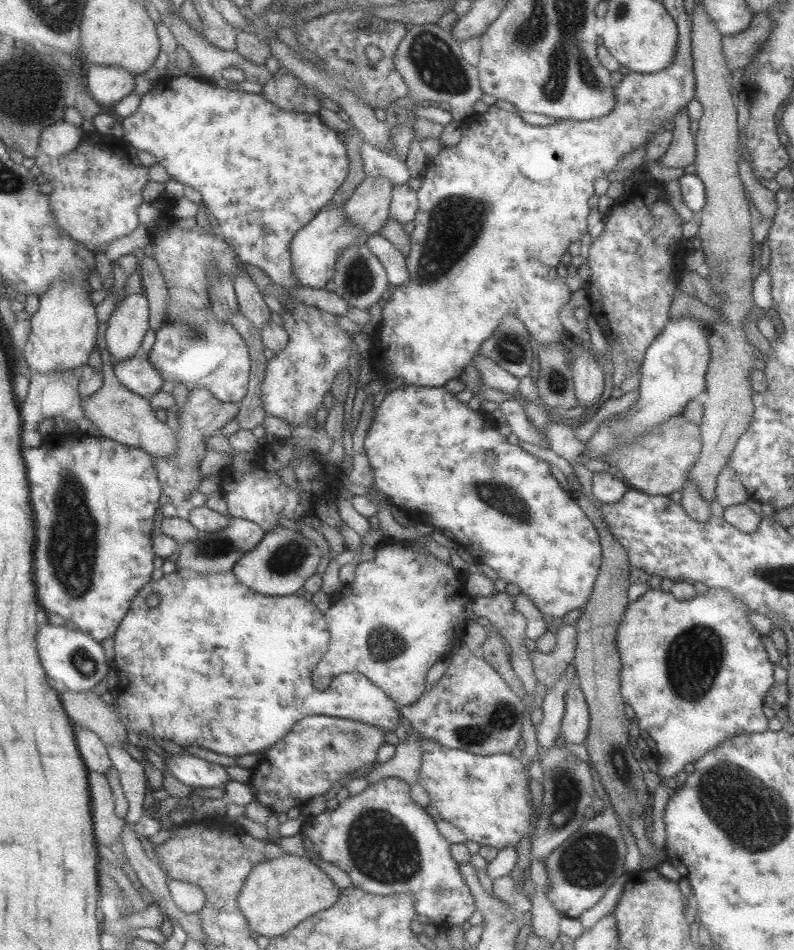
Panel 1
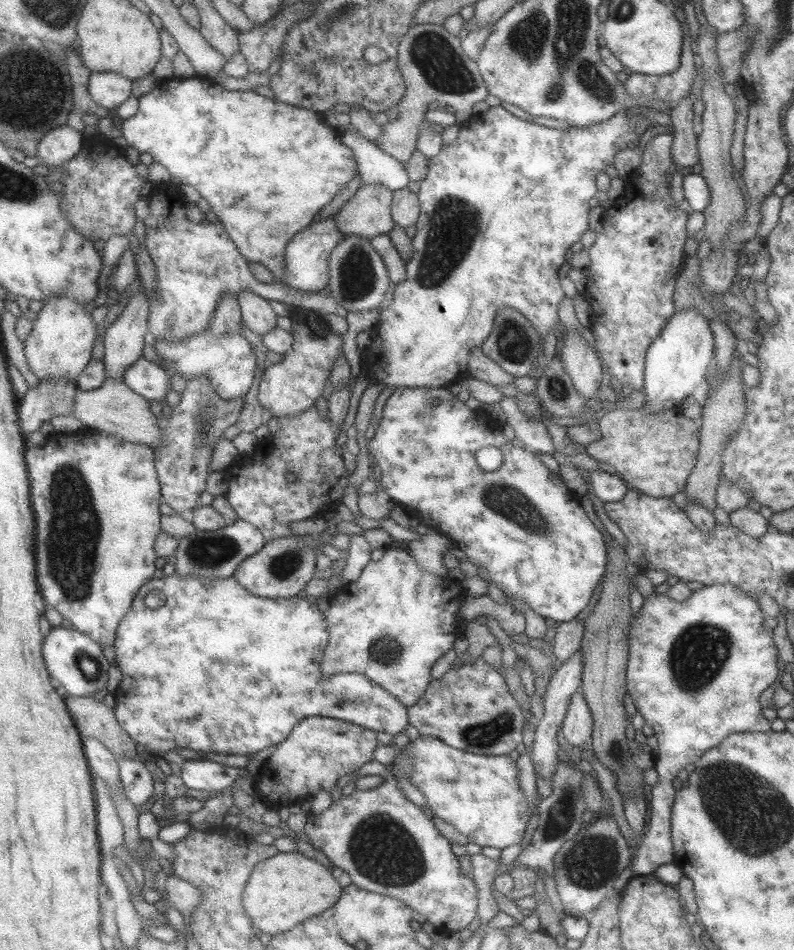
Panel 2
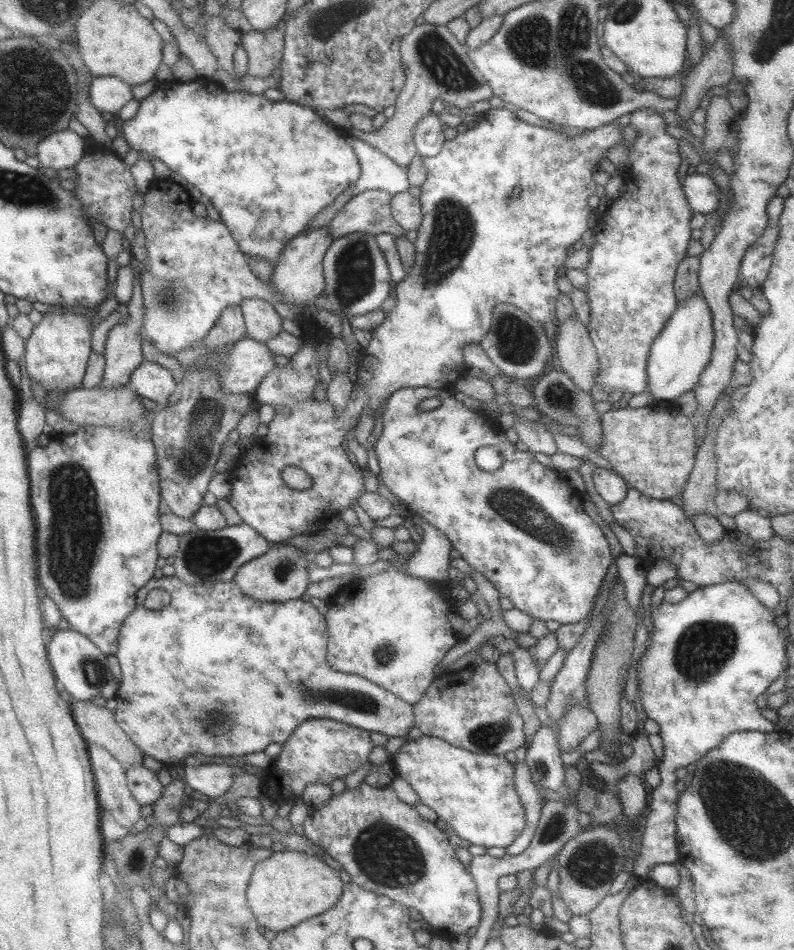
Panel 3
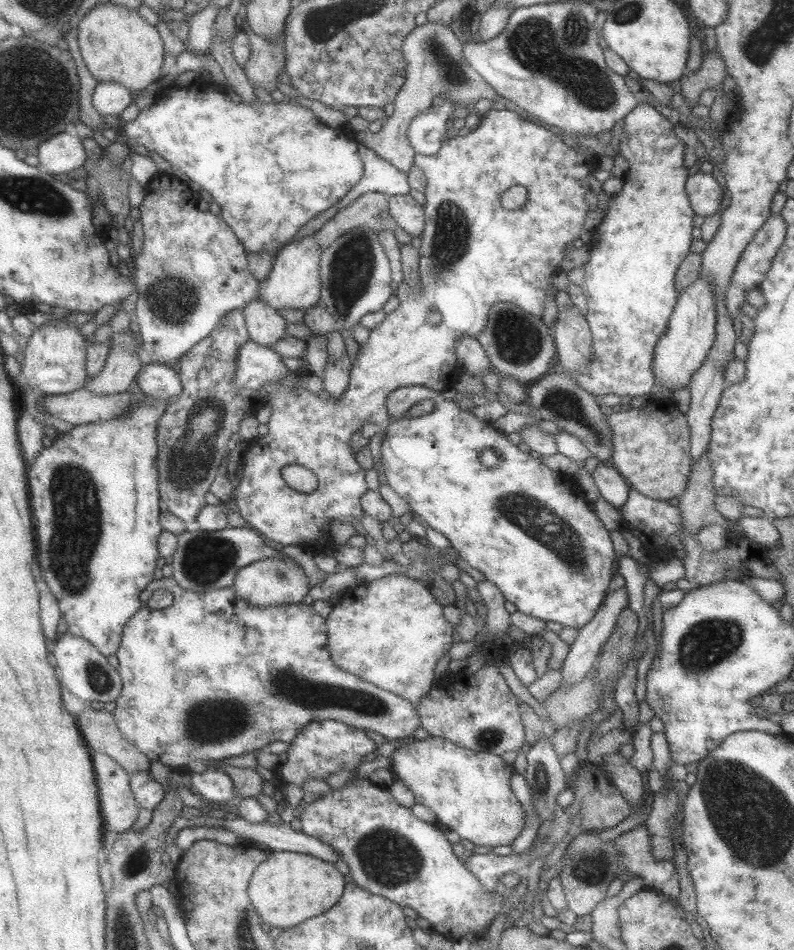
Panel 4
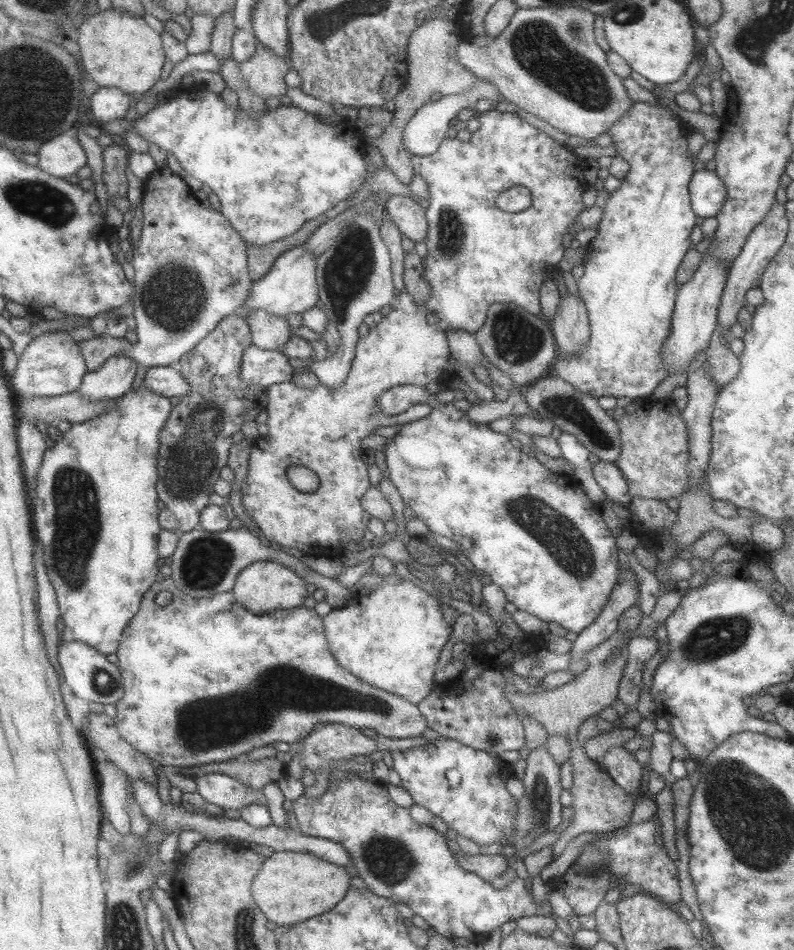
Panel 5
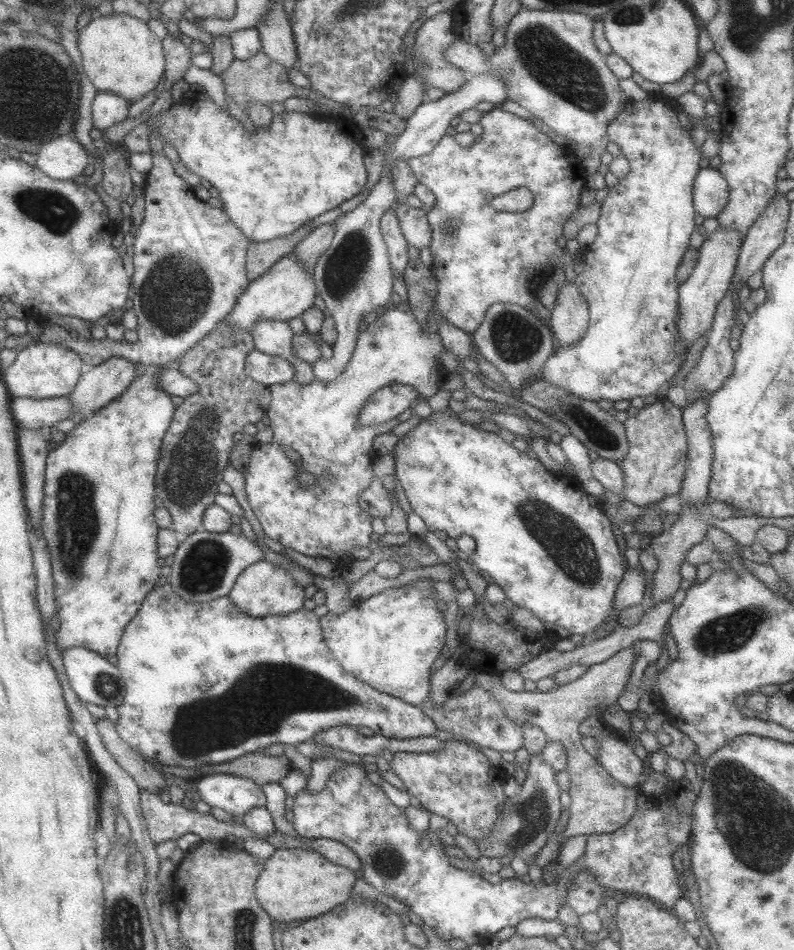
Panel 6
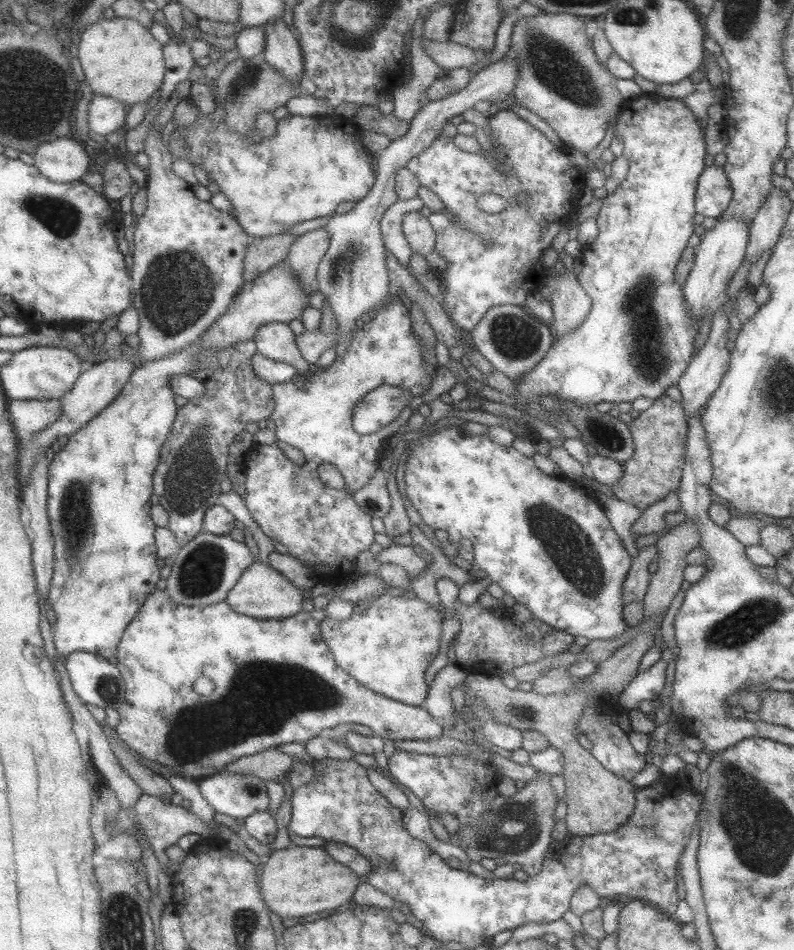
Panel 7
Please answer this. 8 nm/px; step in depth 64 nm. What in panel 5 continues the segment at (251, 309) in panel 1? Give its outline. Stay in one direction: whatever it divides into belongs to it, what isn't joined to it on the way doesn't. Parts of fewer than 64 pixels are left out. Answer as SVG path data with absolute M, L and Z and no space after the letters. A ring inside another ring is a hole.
M251 310L245 316L250 331L251 341L255 347L265 350L283 350L290 338L290 327L284 318L267 314L263 310Z

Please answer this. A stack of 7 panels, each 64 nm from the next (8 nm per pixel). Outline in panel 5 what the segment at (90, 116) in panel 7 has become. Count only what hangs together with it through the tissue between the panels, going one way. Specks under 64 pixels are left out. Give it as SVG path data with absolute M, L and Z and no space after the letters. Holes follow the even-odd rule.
M99 86L90 96L90 112L94 125L101 127L109 120L123 118L129 108L129 98L118 88Z

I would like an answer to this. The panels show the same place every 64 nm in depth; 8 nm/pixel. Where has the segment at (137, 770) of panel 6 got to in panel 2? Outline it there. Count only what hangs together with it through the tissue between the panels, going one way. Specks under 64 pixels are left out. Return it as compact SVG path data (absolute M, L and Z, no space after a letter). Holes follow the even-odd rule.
M62 695L67 711L82 736L97 740L117 759L137 759L135 744L115 721L113 709L96 702L92 696Z

